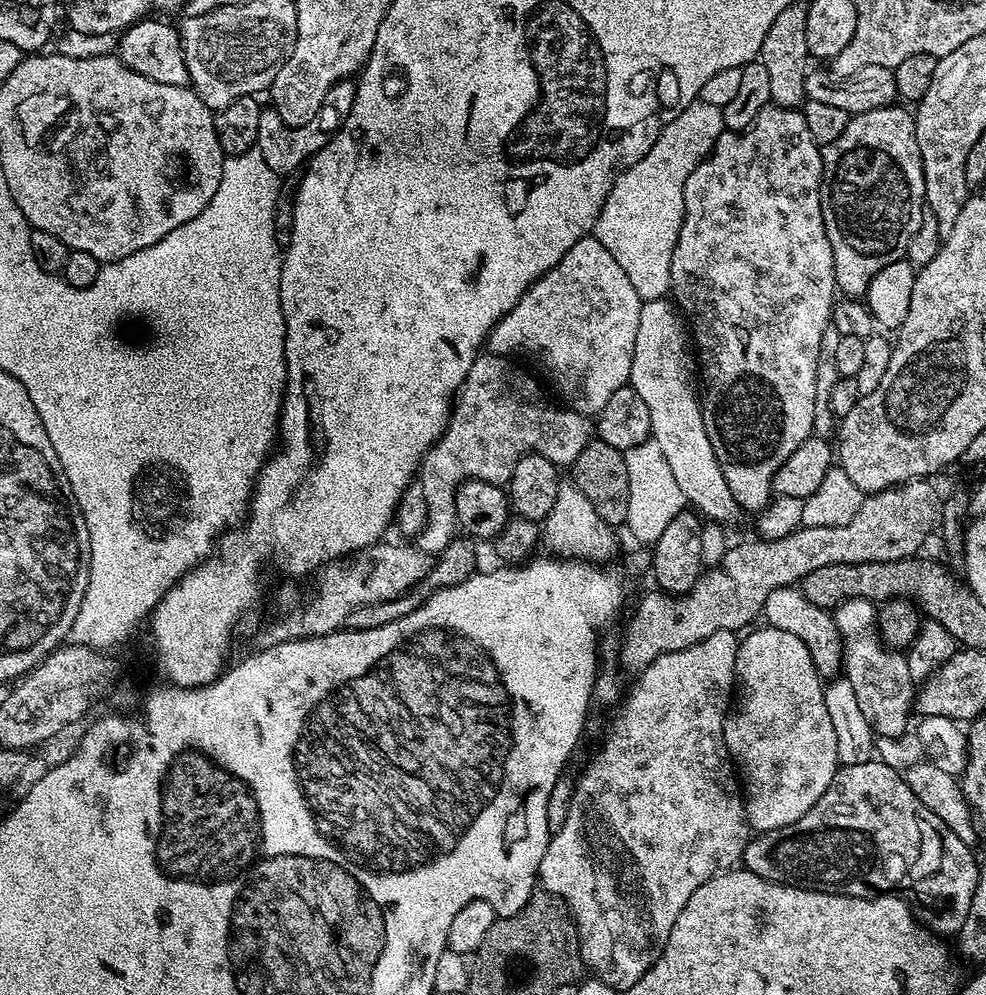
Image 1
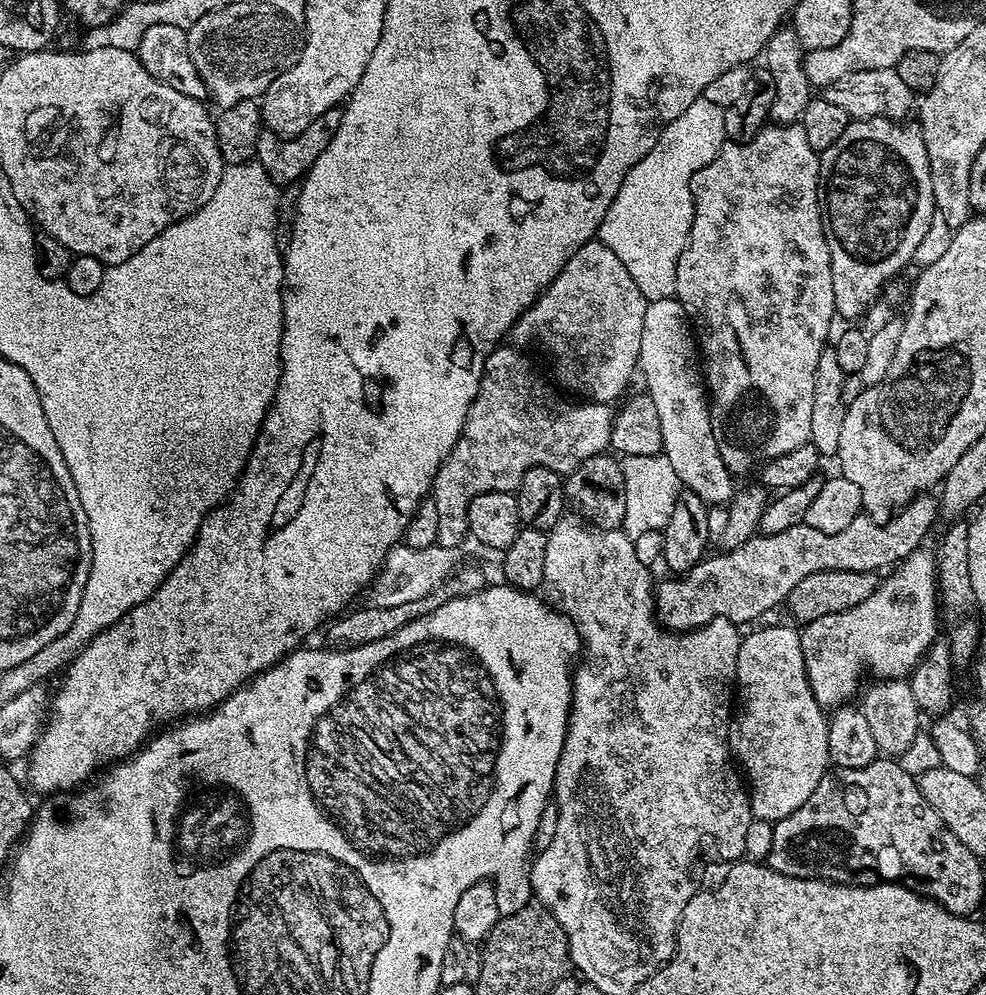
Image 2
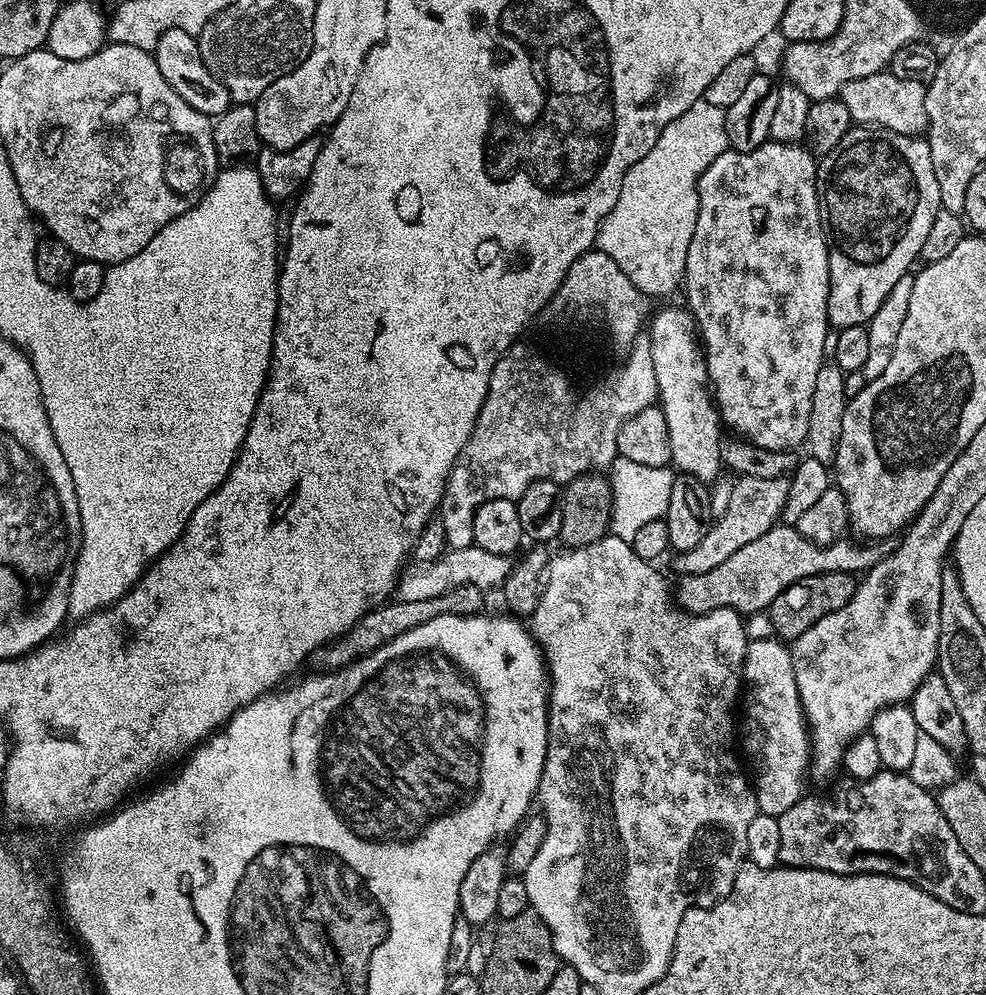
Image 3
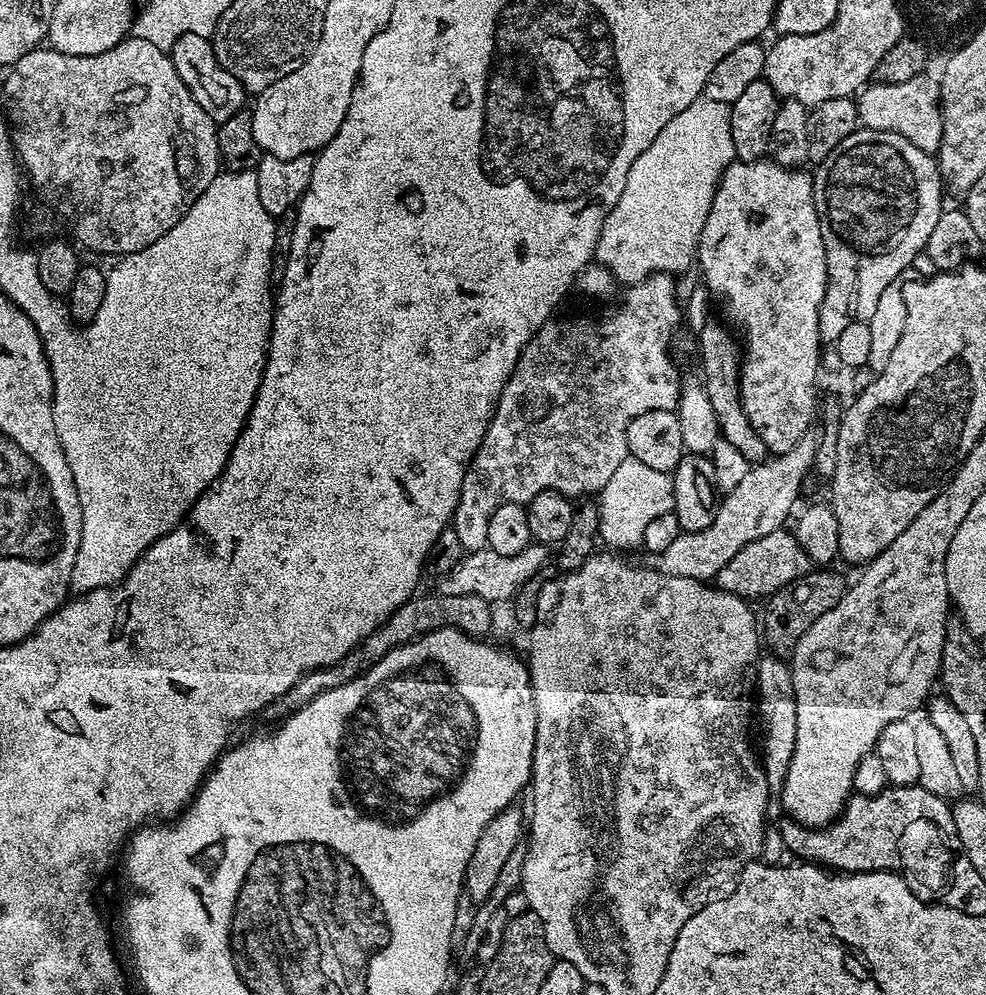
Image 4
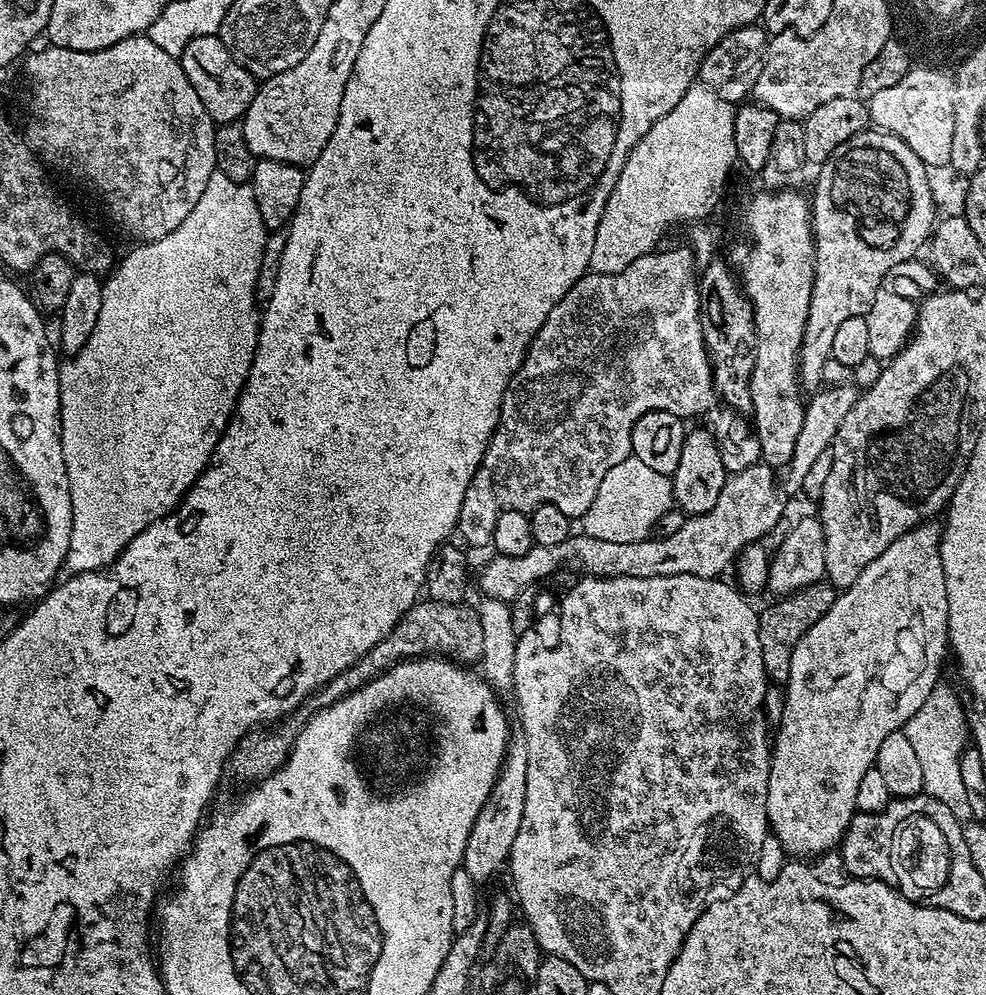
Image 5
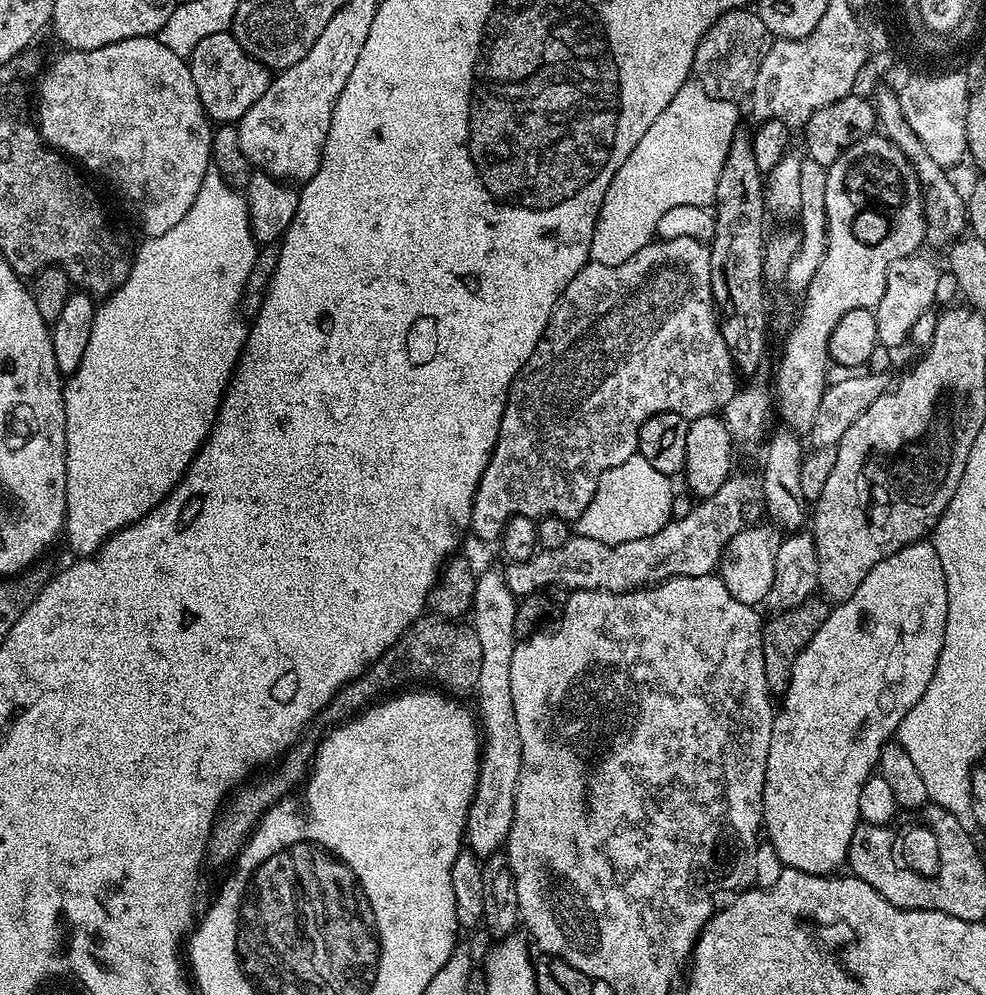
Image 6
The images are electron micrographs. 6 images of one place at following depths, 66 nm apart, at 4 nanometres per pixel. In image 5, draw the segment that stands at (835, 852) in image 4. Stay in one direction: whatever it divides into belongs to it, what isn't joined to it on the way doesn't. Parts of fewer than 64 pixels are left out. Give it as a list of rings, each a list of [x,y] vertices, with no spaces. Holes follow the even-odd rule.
[[[927,794],[901,796],[889,799],[888,805],[881,812],[857,812],[853,816],[844,839],[838,845],[838,853],[840,852],[841,858],[844,859],[844,868],[848,871],[849,877],[872,880],[872,872],[888,872],[888,865],[883,862],[883,850],[889,845],[893,825],[907,812],[927,812],[927,817],[935,817],[935,821],[940,823],[940,828],[948,832],[948,840],[956,844],[956,864],[970,863],[970,853],[963,838],[965,825],[956,821],[959,820],[957,813],[953,812],[950,806],[946,806],[938,798]]]

